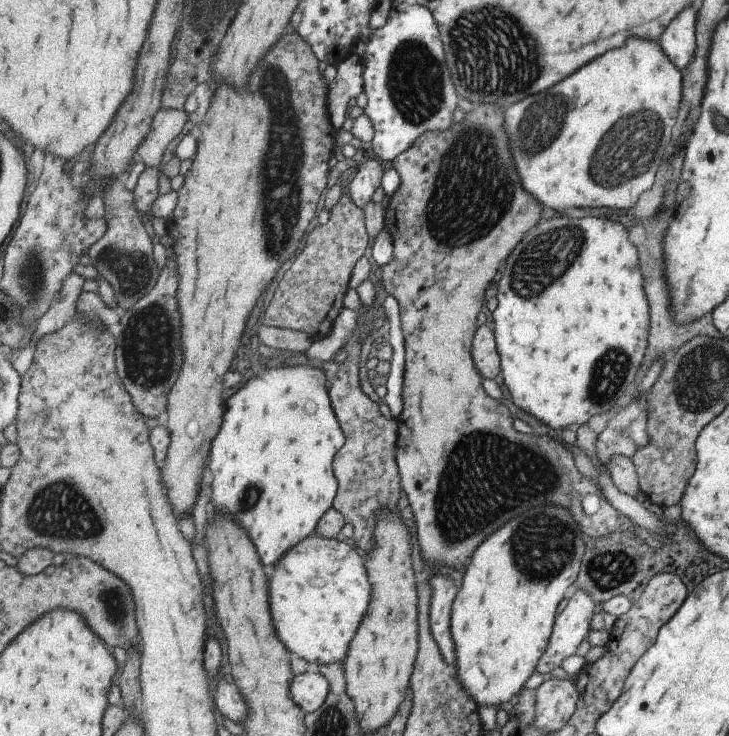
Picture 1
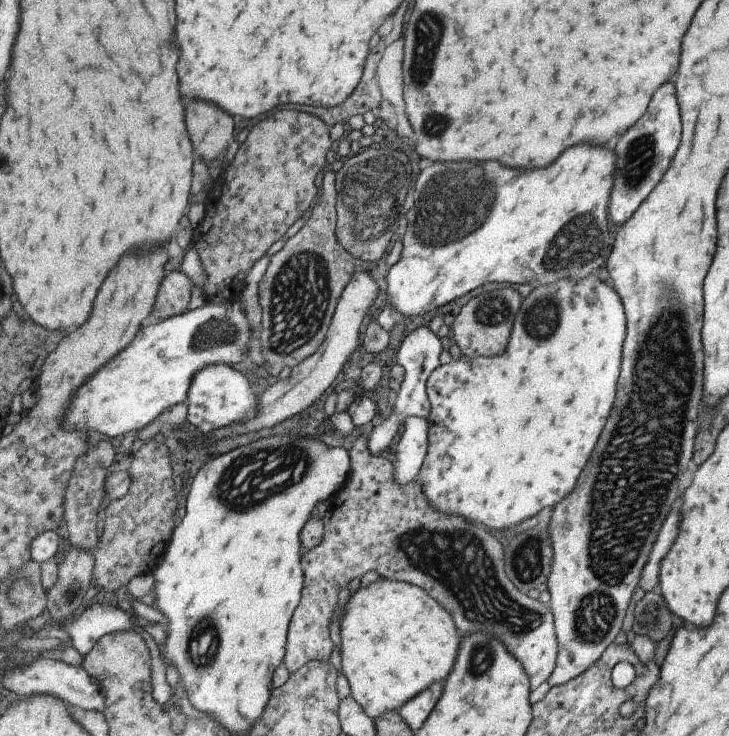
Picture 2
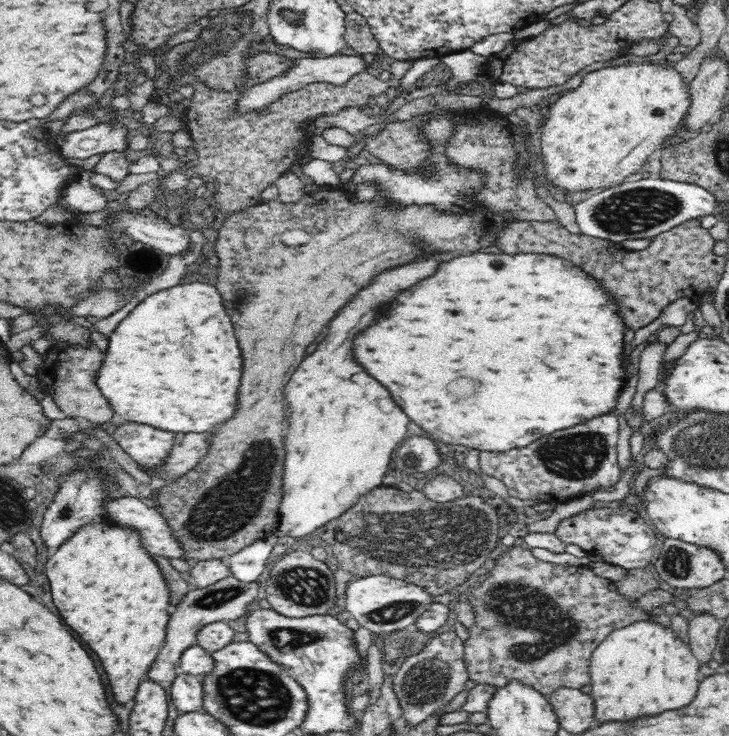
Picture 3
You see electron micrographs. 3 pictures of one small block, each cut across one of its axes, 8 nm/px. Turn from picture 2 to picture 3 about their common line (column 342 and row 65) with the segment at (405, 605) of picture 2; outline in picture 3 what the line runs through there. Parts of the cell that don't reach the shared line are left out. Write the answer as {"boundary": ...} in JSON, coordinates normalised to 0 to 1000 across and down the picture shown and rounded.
{"boundary":[[[861,84],[819,94],[756,144],[742,174],[749,250],[774,266],[822,262],[872,236],[889,215],[927,186],[944,152],[945,118],[919,87]]]}

